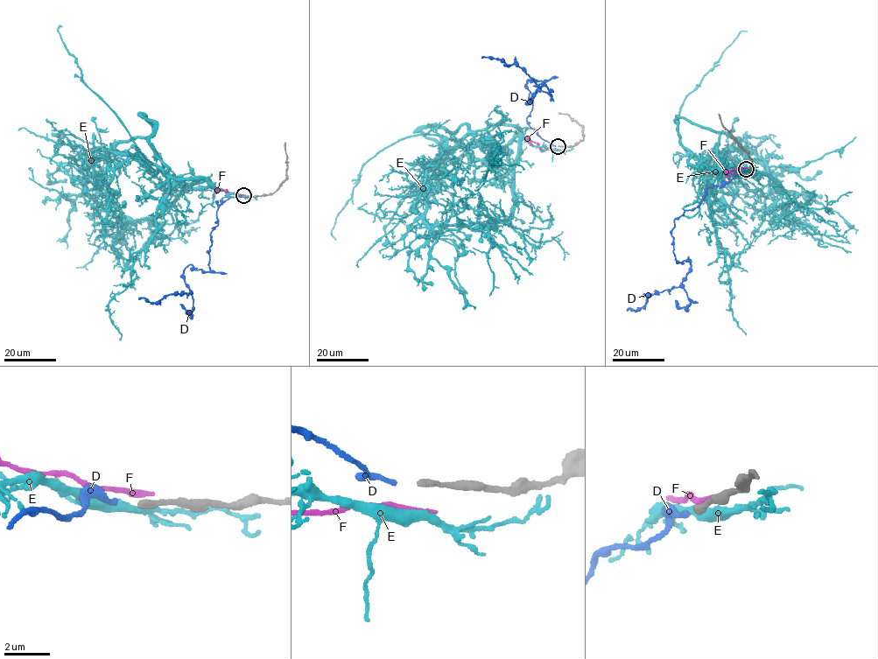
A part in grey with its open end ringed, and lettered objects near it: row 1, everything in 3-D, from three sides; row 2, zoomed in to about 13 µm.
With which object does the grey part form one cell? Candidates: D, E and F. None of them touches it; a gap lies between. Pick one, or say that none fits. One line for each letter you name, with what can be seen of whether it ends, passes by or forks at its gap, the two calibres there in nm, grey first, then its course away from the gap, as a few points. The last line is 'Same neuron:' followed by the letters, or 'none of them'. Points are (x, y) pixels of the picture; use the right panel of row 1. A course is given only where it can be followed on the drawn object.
D: it ends | 300/220 nm | via (745, 170), (707, 187), (698, 205), (674, 220), (675, 259), (688, 256), (691, 265), (678, 287), (628, 311)
Same neuron: D

